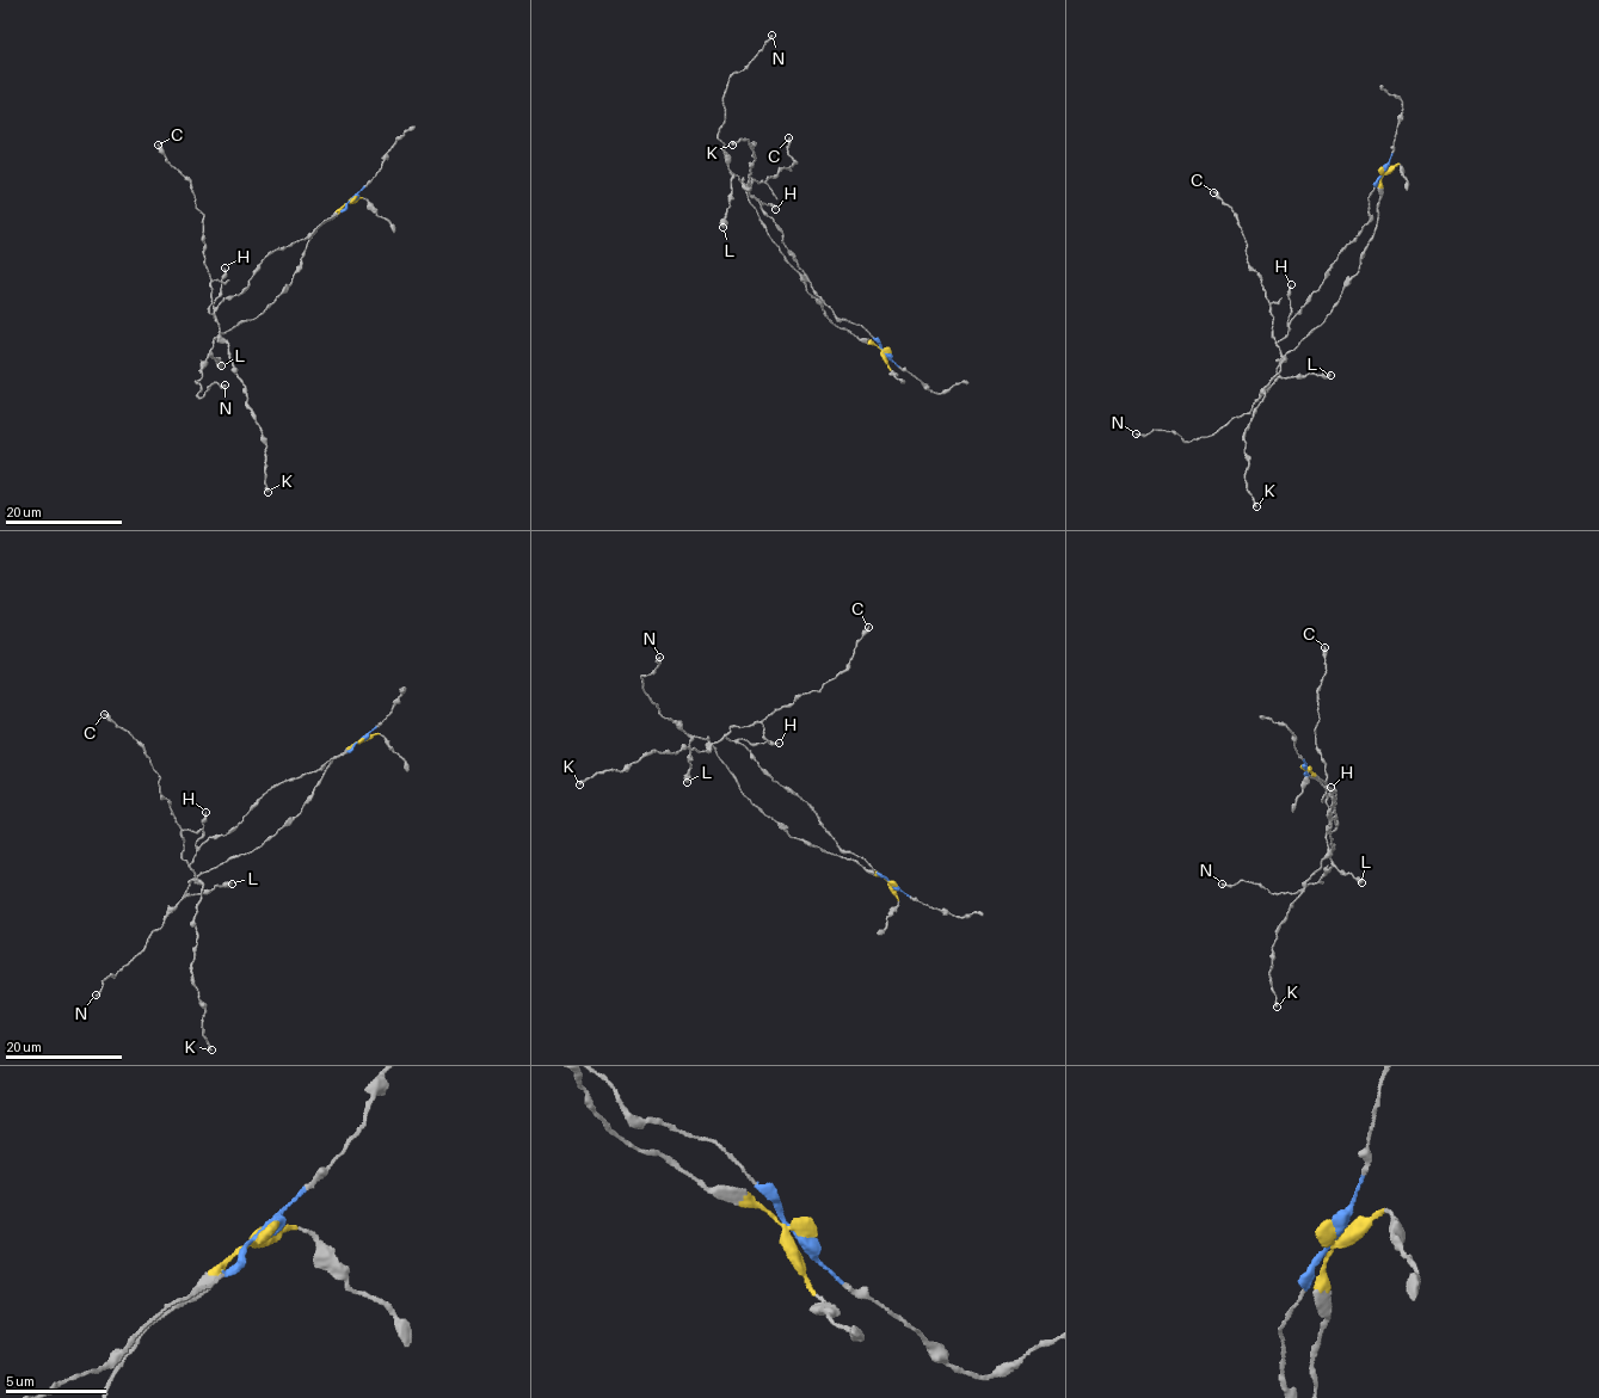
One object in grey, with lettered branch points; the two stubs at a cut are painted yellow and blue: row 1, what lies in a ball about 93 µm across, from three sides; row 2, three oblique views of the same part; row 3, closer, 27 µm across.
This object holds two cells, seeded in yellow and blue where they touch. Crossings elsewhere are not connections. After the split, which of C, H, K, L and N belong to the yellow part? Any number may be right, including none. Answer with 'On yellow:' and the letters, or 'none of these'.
On yellow: L, N

